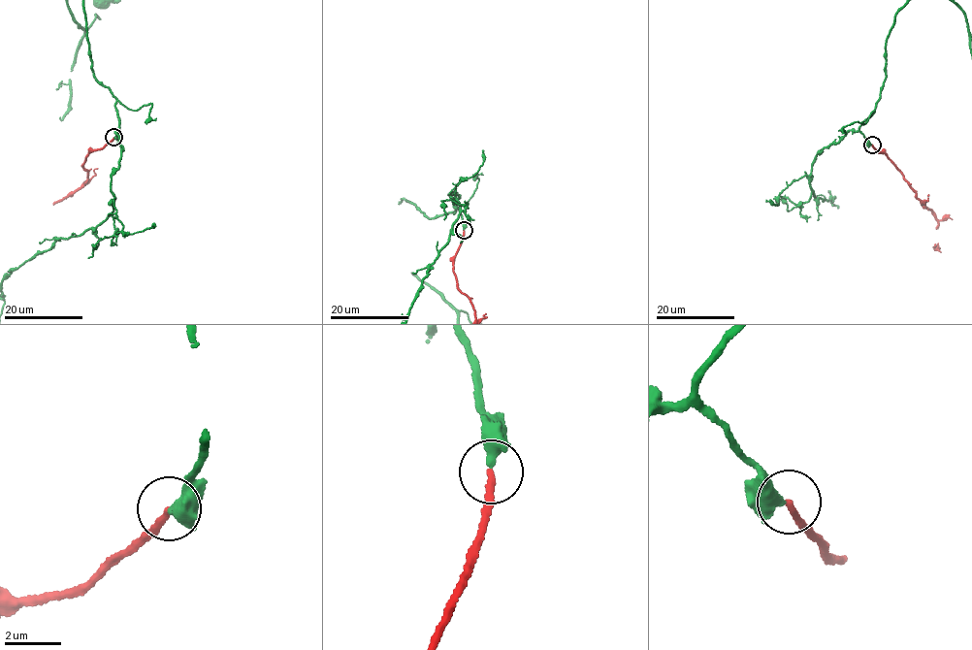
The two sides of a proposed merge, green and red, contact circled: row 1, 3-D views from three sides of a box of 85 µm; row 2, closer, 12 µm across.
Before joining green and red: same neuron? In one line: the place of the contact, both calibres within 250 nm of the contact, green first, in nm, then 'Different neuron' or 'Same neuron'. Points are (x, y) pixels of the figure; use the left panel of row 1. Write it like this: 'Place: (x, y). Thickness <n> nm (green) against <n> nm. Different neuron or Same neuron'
Place: (113, 137). Thickness 420 nm (green) against 220 nm. Different neuron

